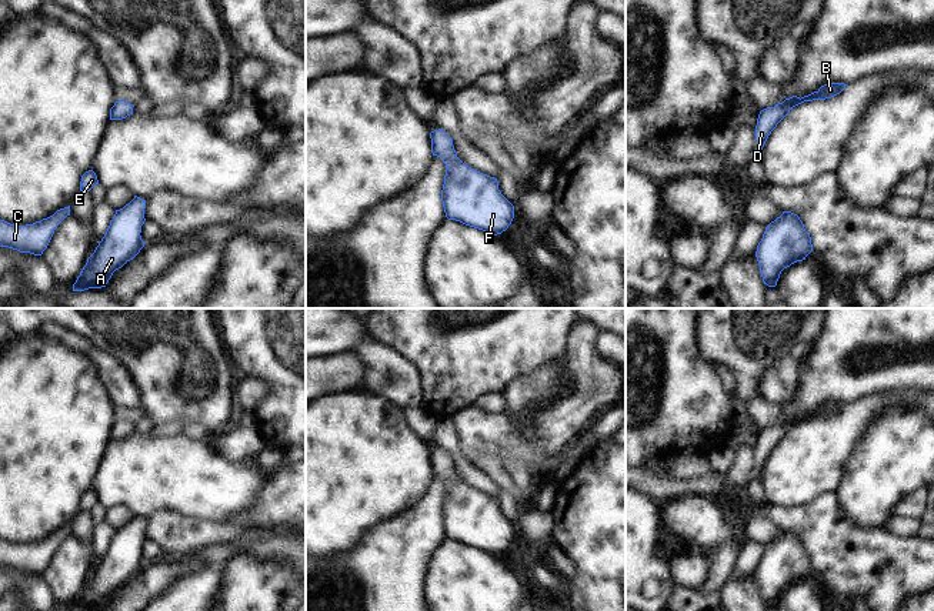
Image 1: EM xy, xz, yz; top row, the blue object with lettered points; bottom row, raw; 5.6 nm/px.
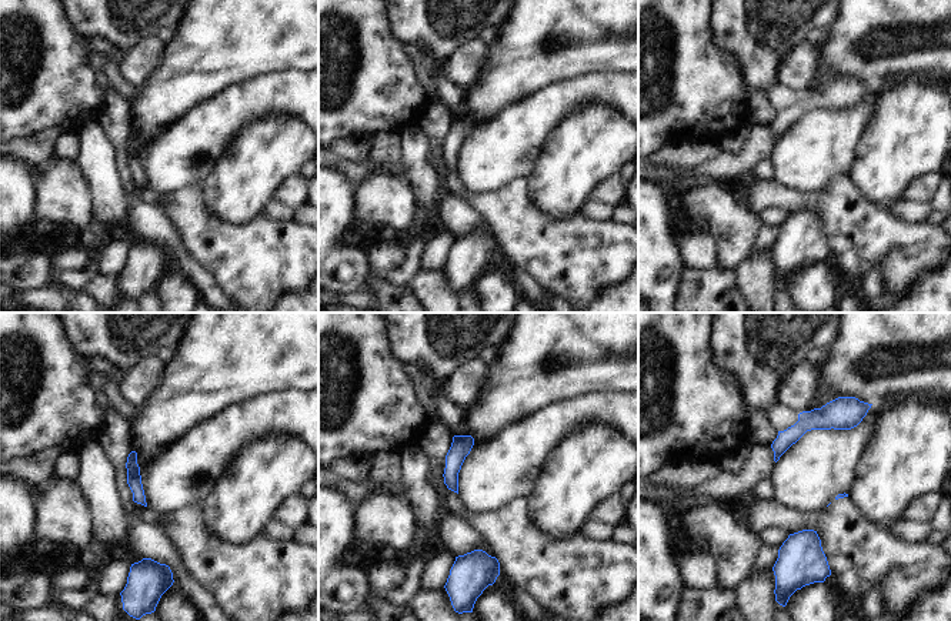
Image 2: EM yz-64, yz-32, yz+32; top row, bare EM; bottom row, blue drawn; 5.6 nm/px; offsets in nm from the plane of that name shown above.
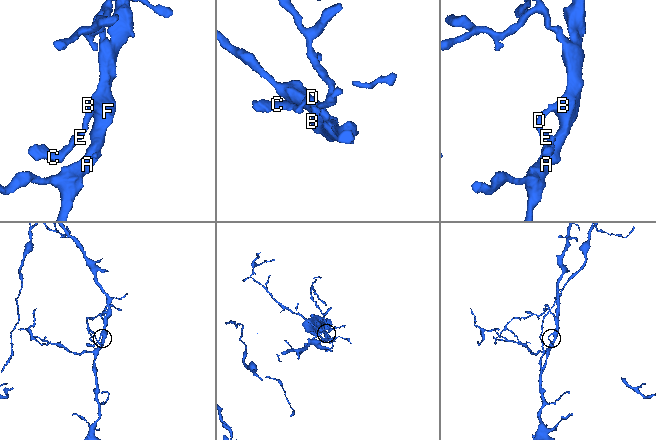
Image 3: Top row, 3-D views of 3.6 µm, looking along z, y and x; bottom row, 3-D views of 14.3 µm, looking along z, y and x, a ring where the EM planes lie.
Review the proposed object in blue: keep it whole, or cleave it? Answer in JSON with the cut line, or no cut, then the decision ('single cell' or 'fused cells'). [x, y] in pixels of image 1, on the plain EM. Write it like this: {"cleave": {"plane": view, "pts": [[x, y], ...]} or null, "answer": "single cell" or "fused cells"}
{"cleave": null, "answer": "single cell"}

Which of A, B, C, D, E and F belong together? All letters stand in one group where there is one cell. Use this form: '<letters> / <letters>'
A B C D E F

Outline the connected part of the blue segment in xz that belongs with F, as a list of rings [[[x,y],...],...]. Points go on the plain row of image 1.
[[[444,450],[431,451],[430,458],[433,475],[446,484],[441,510],[446,537],[491,555],[506,551],[514,538],[514,525],[498,510],[497,498],[464,484]]]

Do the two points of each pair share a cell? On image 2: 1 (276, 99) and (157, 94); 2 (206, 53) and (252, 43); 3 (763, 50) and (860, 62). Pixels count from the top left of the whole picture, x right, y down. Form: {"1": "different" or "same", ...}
{"1": "different", "2": "same", "3": "different"}

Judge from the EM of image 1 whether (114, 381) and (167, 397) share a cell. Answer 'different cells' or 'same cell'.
different cells

